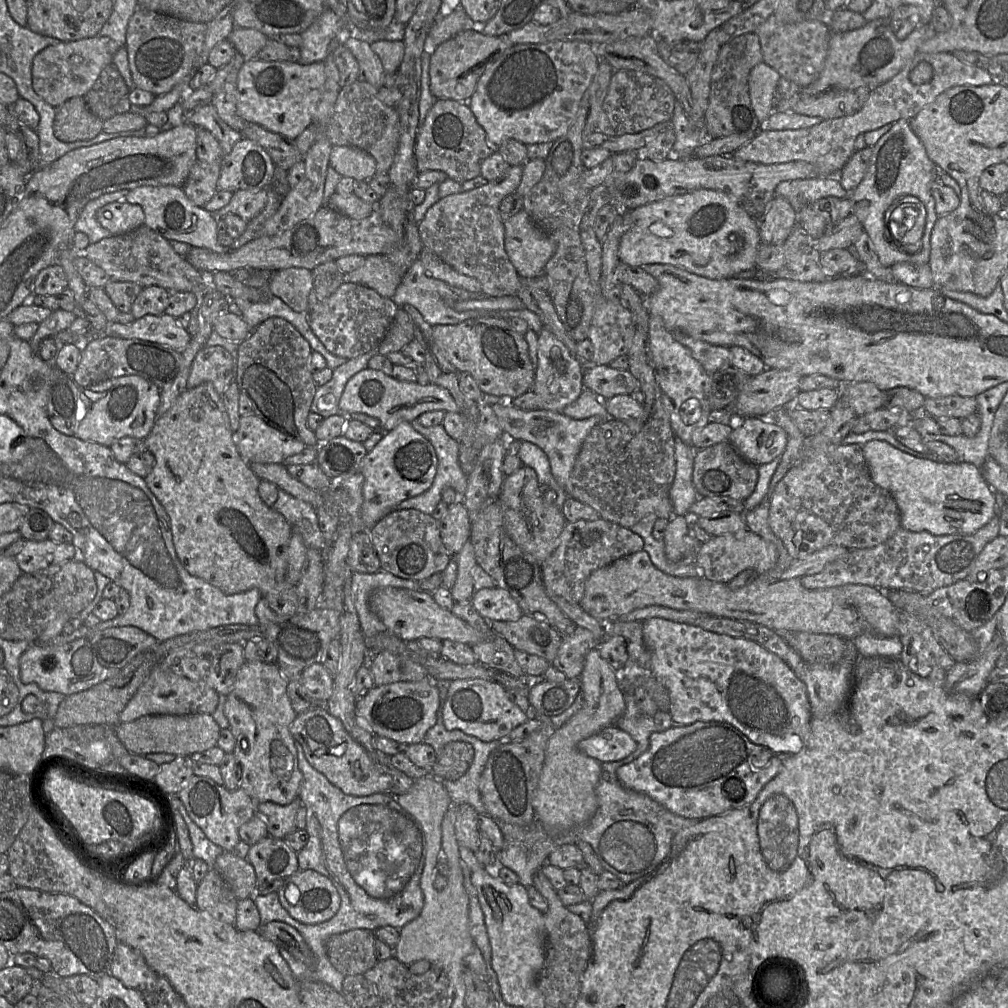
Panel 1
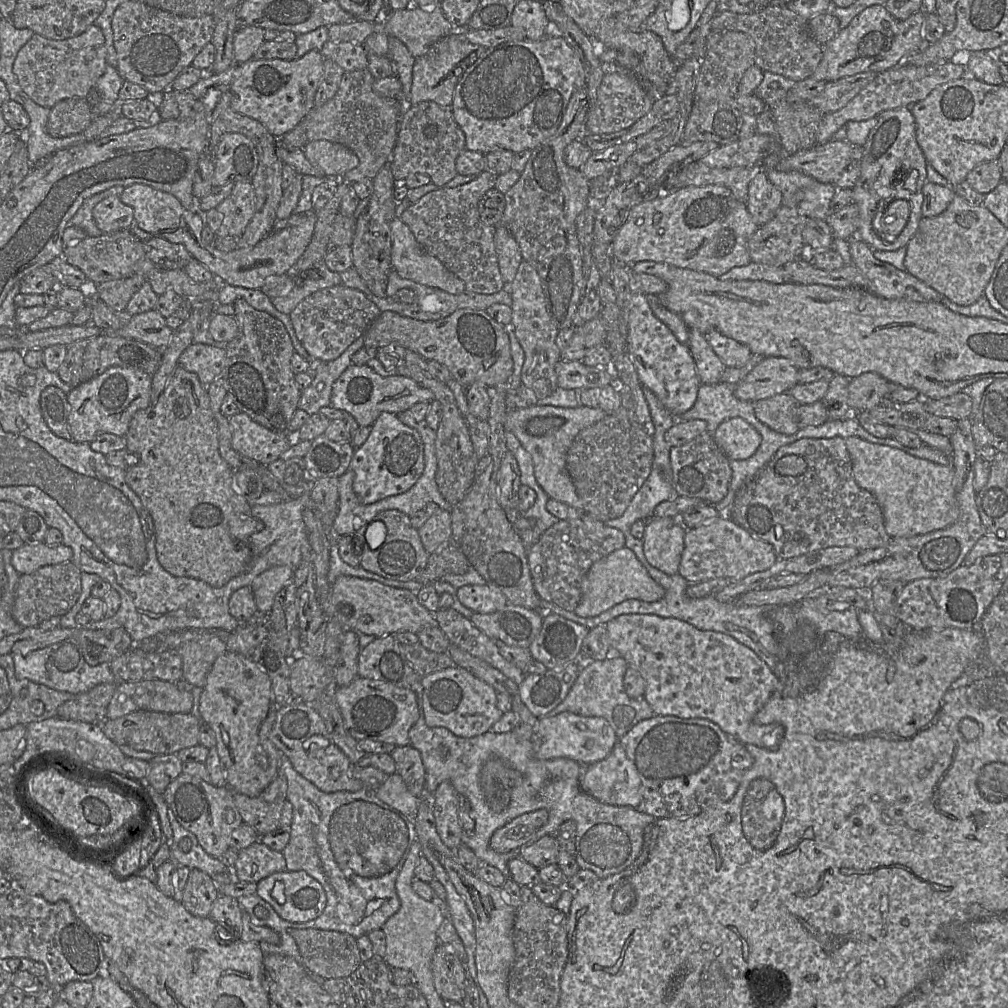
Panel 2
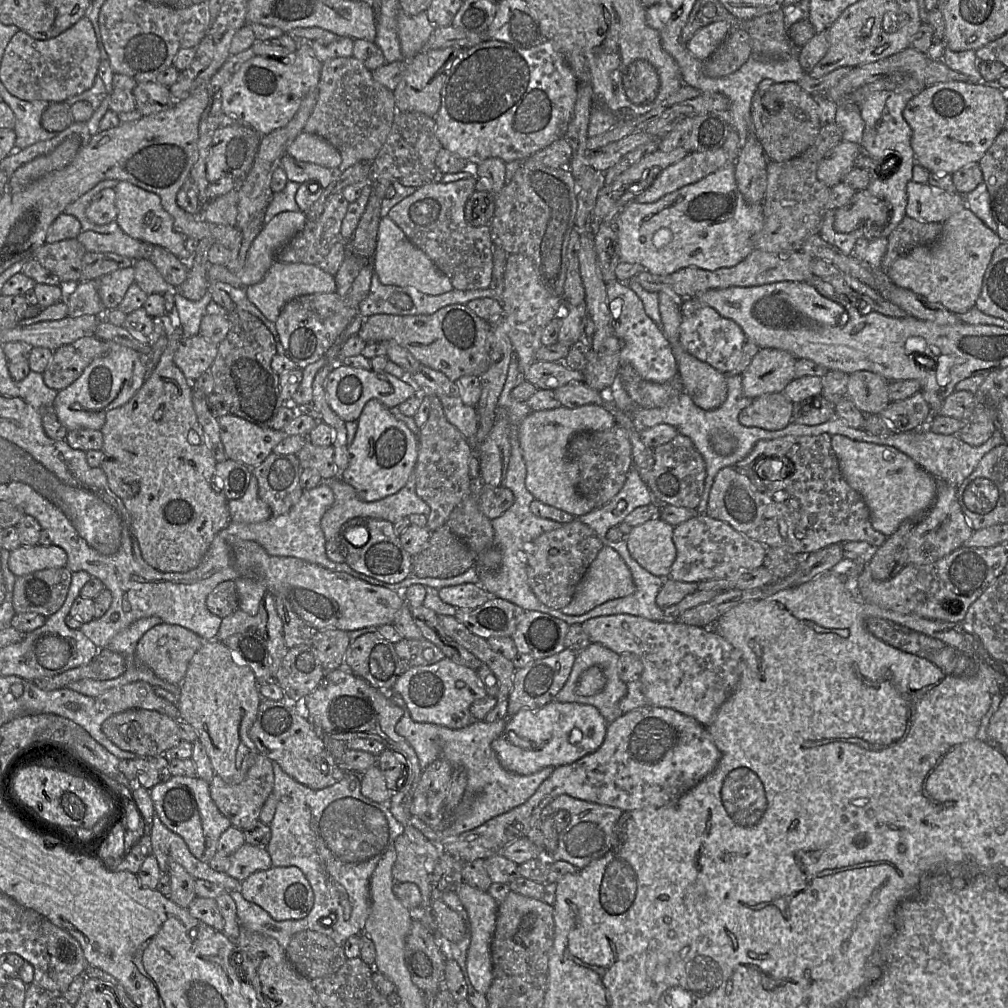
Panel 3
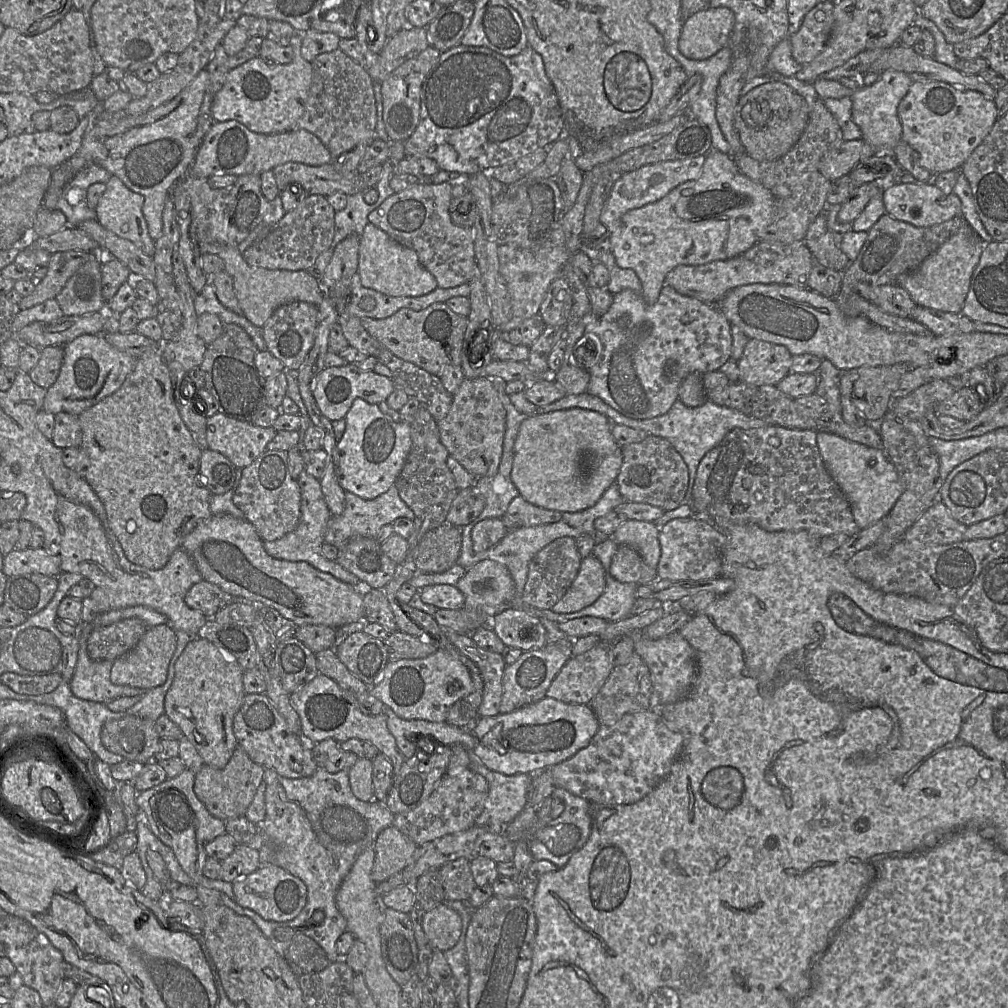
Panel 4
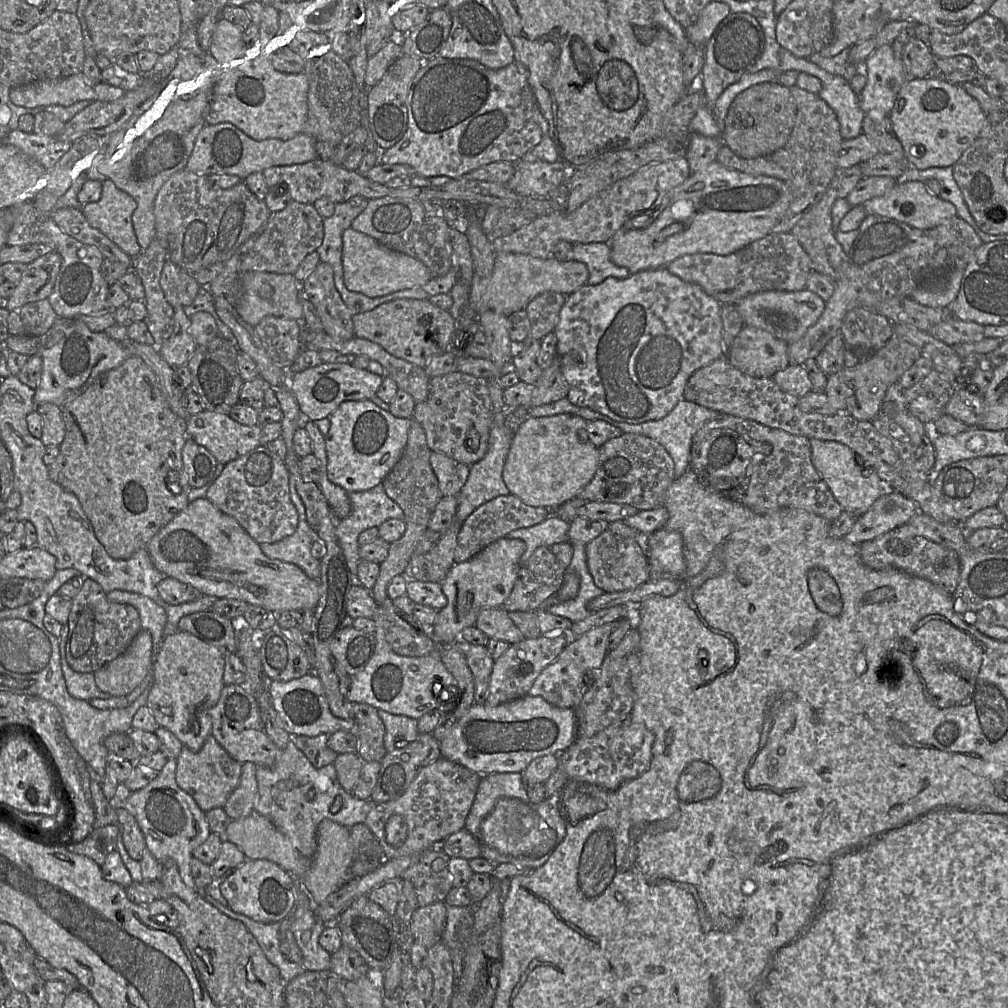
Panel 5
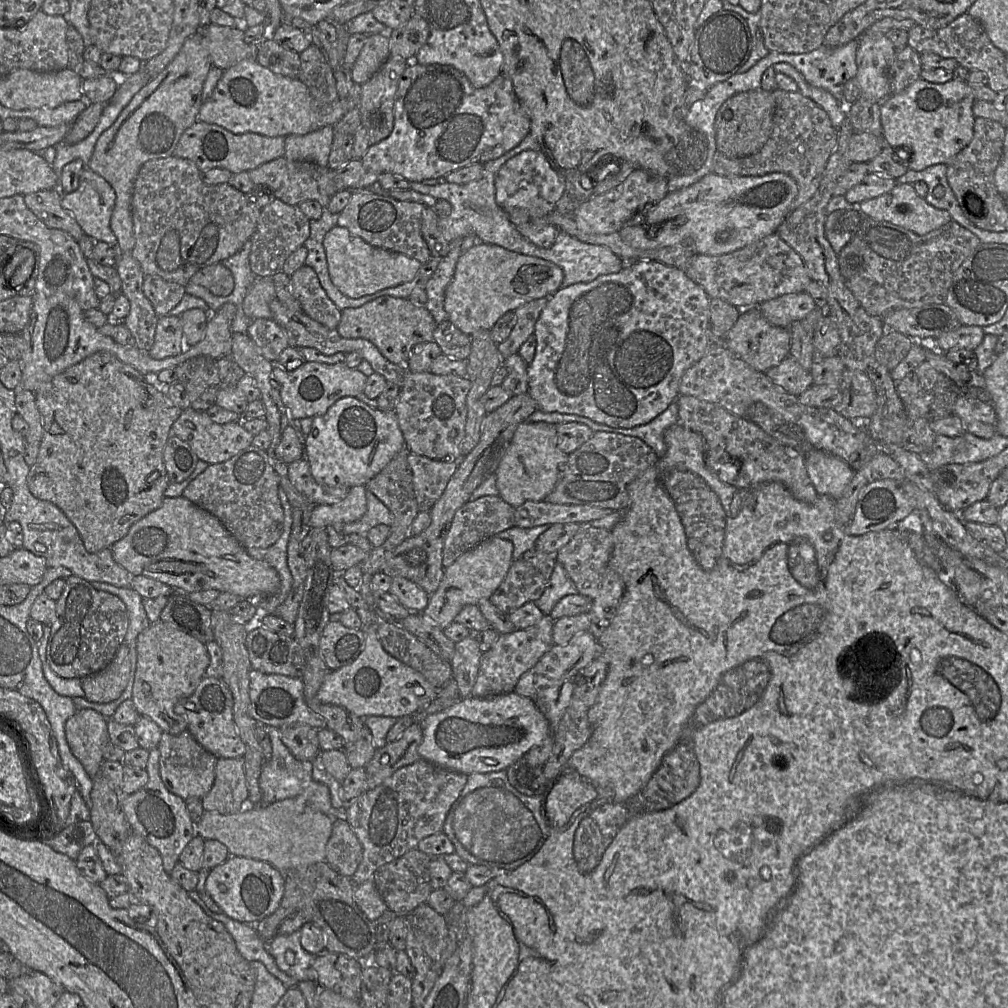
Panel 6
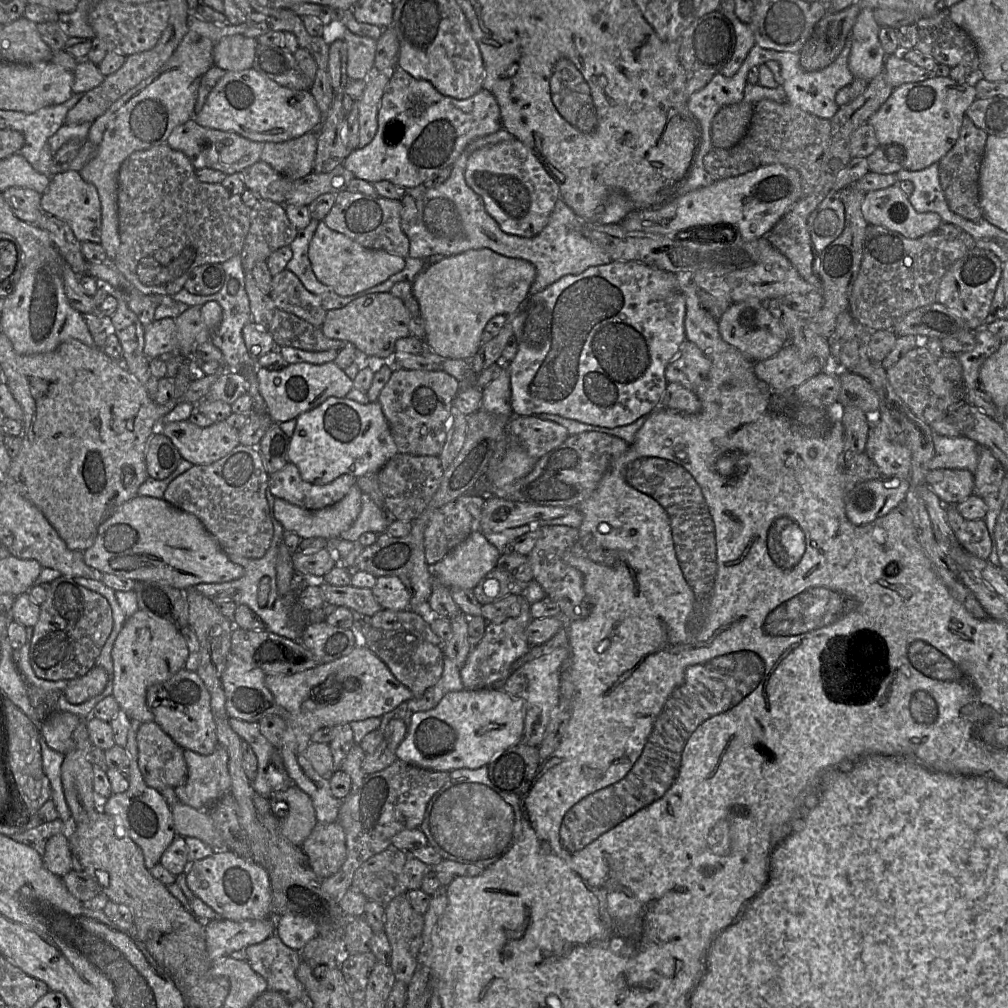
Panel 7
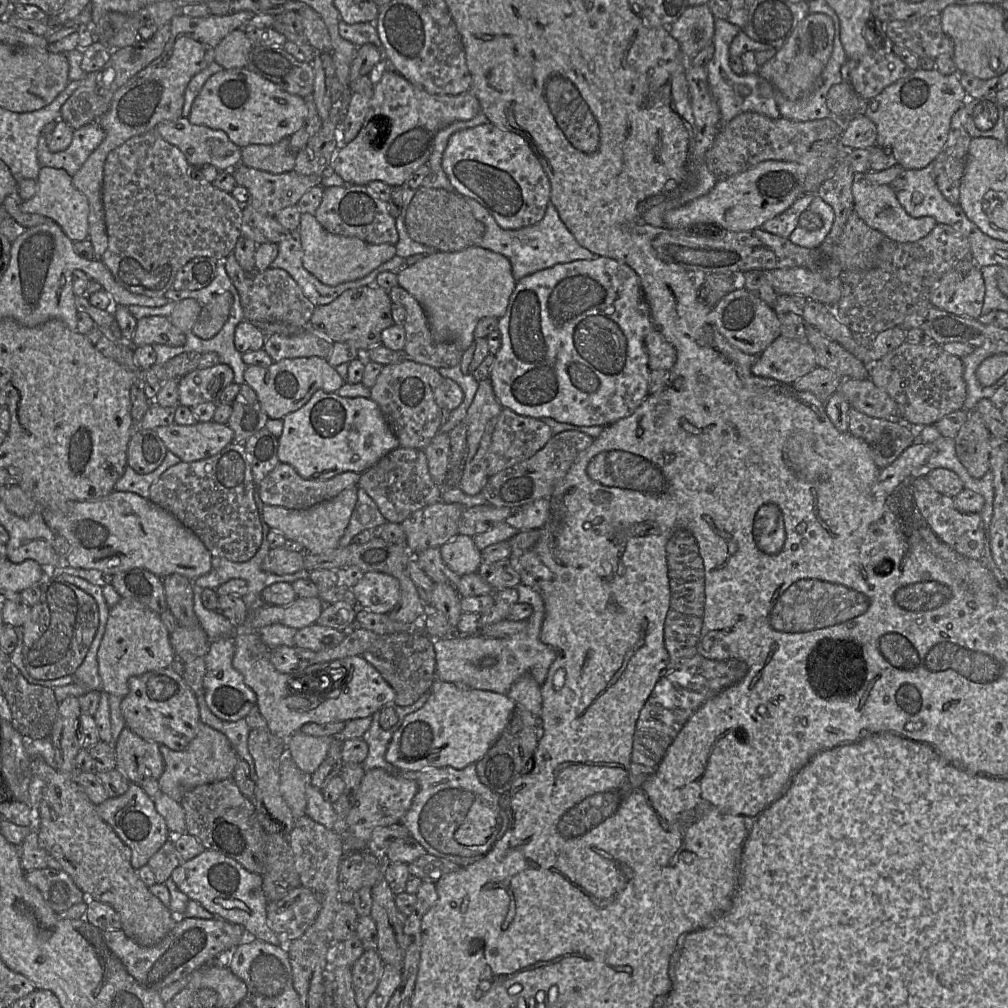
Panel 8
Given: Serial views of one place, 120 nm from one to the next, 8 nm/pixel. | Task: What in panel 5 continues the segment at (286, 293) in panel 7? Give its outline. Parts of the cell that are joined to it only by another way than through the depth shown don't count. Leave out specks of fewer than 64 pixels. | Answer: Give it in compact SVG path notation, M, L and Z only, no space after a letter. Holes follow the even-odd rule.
M320 262L301 285L305 296L314 305L327 334L337 341L355 337L353 315L335 286L334 272L330 264Z

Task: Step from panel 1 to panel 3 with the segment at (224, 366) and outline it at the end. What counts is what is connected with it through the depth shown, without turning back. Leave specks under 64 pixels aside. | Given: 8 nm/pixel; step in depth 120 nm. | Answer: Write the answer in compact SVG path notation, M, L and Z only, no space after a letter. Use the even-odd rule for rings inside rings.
M201 336L182 339L174 352L173 361L184 376L194 382L208 372L216 355L217 345Z

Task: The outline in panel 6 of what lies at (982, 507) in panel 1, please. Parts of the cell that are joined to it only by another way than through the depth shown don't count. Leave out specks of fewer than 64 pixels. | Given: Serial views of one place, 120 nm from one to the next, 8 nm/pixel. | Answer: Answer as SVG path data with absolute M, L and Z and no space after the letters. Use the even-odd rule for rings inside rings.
M812 448L805 456L808 476L819 495L839 500L851 482L854 470L841 458Z

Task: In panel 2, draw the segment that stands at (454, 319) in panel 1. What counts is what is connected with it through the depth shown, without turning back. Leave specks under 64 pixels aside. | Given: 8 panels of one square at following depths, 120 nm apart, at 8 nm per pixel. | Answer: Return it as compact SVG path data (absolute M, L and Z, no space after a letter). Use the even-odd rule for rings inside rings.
M395 270L389 274L386 294L384 297L378 297L373 293L369 295L369 299L377 305L382 311L392 311L401 316L409 317L419 321L434 321L445 318L459 309L477 309L485 311L489 306L495 303L511 306L512 298L506 286L503 290L494 294L479 294L464 291L463 293L454 295L441 289L419 284L410 279L402 278ZM400 289L410 289L415 293L415 300L411 304L398 303L392 300L392 296Z

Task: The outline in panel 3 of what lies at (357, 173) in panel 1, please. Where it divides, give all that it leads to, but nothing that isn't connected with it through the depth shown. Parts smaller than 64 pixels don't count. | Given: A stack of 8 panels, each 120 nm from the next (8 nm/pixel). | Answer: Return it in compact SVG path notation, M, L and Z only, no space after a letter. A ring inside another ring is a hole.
M305 131L288 146L286 155L326 168L338 168L342 162L340 152L329 141Z

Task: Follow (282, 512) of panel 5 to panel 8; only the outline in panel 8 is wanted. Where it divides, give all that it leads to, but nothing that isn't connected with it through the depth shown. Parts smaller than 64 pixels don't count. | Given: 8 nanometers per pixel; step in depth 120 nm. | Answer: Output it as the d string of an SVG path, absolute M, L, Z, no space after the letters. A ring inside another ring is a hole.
M232 442L207 459L195 462L180 461L168 468L150 486L149 500L193 531L207 547L212 557L222 557L233 562L246 562L255 556L262 544L264 521L261 510L265 504L257 494L251 464L243 444Z

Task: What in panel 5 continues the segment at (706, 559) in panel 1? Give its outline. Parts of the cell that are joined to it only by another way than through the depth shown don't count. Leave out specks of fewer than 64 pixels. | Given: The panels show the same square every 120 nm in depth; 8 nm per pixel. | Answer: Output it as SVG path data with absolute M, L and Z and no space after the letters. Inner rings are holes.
M661 527L647 538L647 556L656 572L664 577L683 578L686 563L682 535Z

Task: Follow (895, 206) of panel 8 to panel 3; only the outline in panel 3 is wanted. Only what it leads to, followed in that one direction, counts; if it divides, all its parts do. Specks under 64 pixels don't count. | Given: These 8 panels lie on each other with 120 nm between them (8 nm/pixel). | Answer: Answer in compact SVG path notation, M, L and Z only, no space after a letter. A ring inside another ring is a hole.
M910 181L907 184L906 216L919 222L944 223L964 206L964 196L959 193L948 193L943 189L930 186L928 183Z

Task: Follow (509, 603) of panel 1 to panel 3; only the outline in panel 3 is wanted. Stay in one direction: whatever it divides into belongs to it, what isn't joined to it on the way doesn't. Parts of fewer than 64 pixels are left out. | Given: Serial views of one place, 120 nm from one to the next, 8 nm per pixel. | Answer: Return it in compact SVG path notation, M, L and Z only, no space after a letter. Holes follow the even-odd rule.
M461 584L438 589L440 599L458 609L477 608L494 596L478 584Z

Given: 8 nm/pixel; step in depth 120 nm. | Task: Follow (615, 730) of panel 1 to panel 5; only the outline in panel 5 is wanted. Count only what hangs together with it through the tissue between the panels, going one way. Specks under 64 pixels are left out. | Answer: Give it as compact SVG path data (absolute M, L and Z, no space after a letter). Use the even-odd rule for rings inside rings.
M540 696L522 698L488 706L474 703L461 718L450 723L445 736L439 741L441 757L463 765L479 775L494 773L522 773L535 758L567 750L576 740L576 716L572 708L558 708Z

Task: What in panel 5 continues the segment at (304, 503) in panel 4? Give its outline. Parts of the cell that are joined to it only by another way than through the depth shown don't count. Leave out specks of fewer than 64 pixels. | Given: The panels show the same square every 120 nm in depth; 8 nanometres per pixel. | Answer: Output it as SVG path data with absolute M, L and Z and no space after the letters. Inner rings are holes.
M289 479L290 497L299 515L299 525L296 531L275 543L262 543L262 552L271 559L293 563L300 567L308 577L318 580L321 572L321 561L311 553L313 542L317 539L317 532L308 524L306 510L302 499L295 487L295 480Z

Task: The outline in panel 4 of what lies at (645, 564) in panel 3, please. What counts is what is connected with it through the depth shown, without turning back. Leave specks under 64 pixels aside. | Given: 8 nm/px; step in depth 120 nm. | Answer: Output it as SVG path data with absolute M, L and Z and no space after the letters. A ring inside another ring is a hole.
M626 520L613 532L611 538L619 545L634 548L649 567L657 569L661 556L660 528L653 522Z

